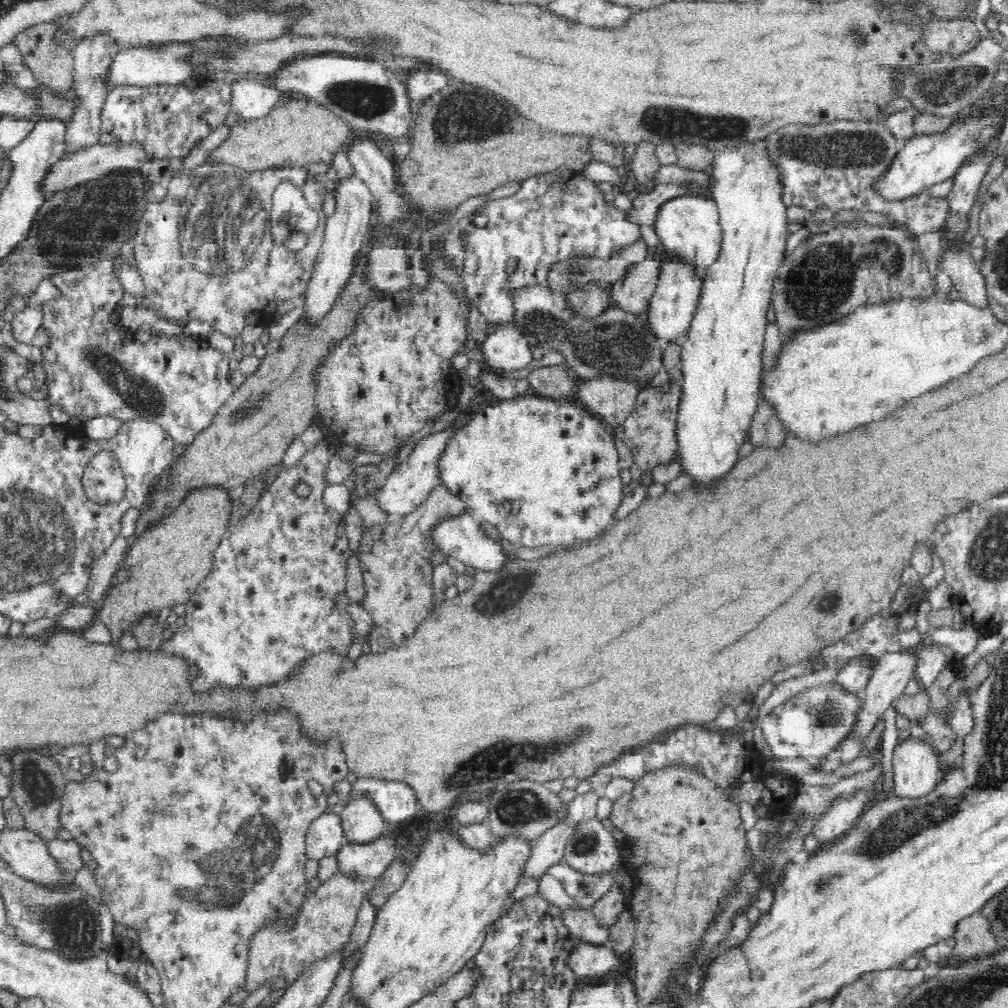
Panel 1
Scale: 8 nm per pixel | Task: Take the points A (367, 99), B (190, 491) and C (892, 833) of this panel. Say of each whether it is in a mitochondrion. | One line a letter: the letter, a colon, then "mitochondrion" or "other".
A: mitochondrion
B: other
C: mitochondrion

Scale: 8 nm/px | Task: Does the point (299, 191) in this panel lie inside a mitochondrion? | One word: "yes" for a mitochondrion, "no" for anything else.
no

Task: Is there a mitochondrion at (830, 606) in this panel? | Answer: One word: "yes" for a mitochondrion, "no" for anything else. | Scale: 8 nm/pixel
yes

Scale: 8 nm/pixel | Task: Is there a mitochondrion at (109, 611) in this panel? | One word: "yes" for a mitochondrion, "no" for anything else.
no

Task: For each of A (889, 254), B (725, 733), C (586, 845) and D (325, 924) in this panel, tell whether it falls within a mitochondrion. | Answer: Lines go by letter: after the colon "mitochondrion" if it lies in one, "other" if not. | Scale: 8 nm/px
A: mitochondrion
B: other
C: mitochondrion
D: mitochondrion

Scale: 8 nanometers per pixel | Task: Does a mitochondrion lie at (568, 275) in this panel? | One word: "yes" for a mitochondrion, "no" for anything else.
yes

